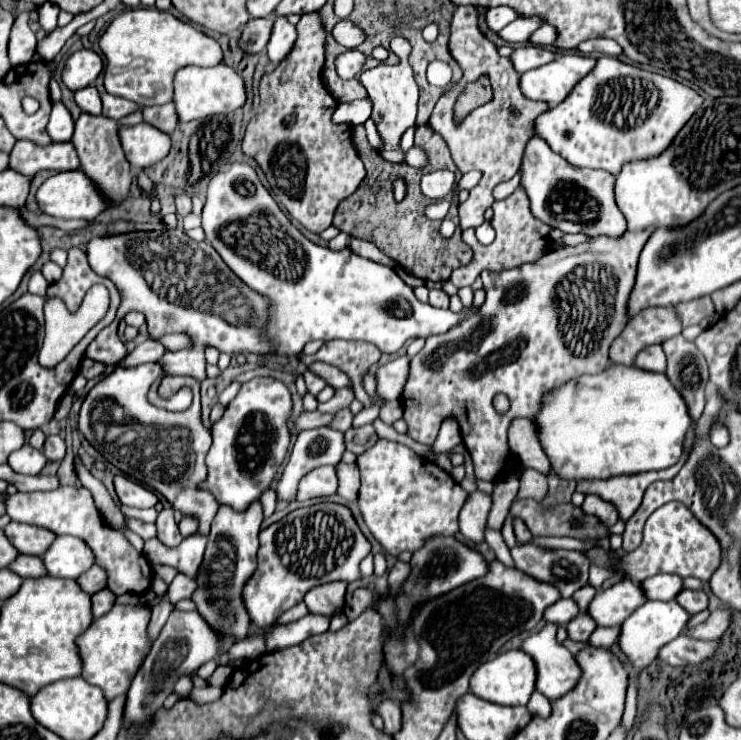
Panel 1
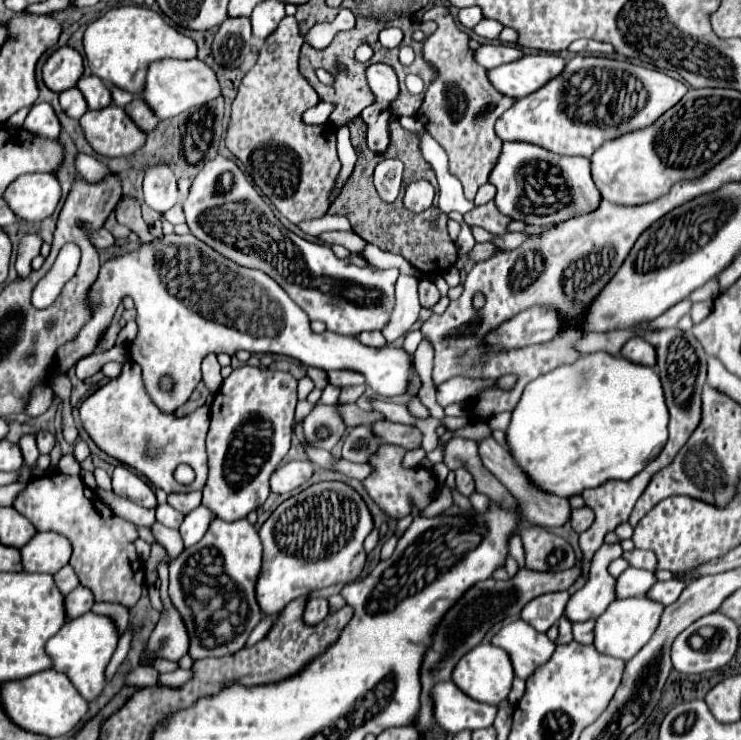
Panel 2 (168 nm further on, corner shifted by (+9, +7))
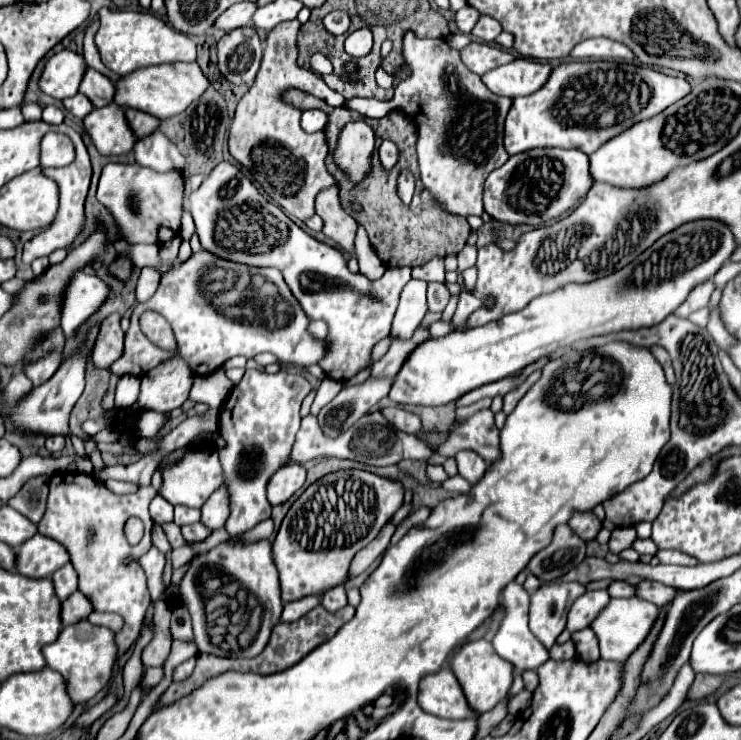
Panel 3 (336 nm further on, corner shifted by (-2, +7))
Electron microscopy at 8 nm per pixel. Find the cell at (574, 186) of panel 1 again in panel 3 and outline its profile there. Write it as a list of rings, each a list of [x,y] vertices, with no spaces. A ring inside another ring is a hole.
[[[535,148],[511,156],[501,168],[493,170],[483,184],[485,212],[503,224],[543,226],[569,212],[593,186],[589,158],[579,150]]]

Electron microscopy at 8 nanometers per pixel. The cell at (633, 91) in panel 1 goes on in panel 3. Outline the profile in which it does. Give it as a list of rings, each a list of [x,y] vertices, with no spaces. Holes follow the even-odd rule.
[[[567,62],[553,68],[547,84],[535,94],[515,98],[505,120],[505,150],[509,156],[531,148],[555,146],[595,152],[607,140],[633,124],[647,120],[687,96],[691,86],[683,78],[665,76],[651,68],[617,62]]]

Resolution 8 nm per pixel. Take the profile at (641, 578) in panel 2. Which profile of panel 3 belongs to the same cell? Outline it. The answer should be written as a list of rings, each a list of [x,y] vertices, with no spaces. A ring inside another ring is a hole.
[[[615,580],[615,582],[611,582],[607,592],[611,598],[629,598],[629,596],[635,596],[635,586],[631,586],[623,580]]]

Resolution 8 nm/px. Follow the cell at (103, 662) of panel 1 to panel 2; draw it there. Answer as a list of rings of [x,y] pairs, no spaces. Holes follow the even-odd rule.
[[[88,612],[76,620],[68,620],[56,636],[46,644],[46,652],[52,656],[54,670],[64,672],[76,690],[90,702],[100,696],[106,686],[106,666],[118,644],[118,628],[110,616]]]

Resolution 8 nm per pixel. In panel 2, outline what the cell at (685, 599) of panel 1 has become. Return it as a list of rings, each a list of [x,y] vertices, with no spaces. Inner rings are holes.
[[[672,578],[668,582],[656,582],[656,586],[652,586],[652,590],[648,592],[648,598],[668,606],[676,602],[676,596],[680,596],[682,590],[684,590],[684,582],[678,578]]]

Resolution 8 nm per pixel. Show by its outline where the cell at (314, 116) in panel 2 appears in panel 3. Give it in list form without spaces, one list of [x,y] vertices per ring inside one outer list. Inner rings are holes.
[[[305,110],[301,116],[301,128],[305,132],[319,132],[327,124],[327,116],[321,110]]]

